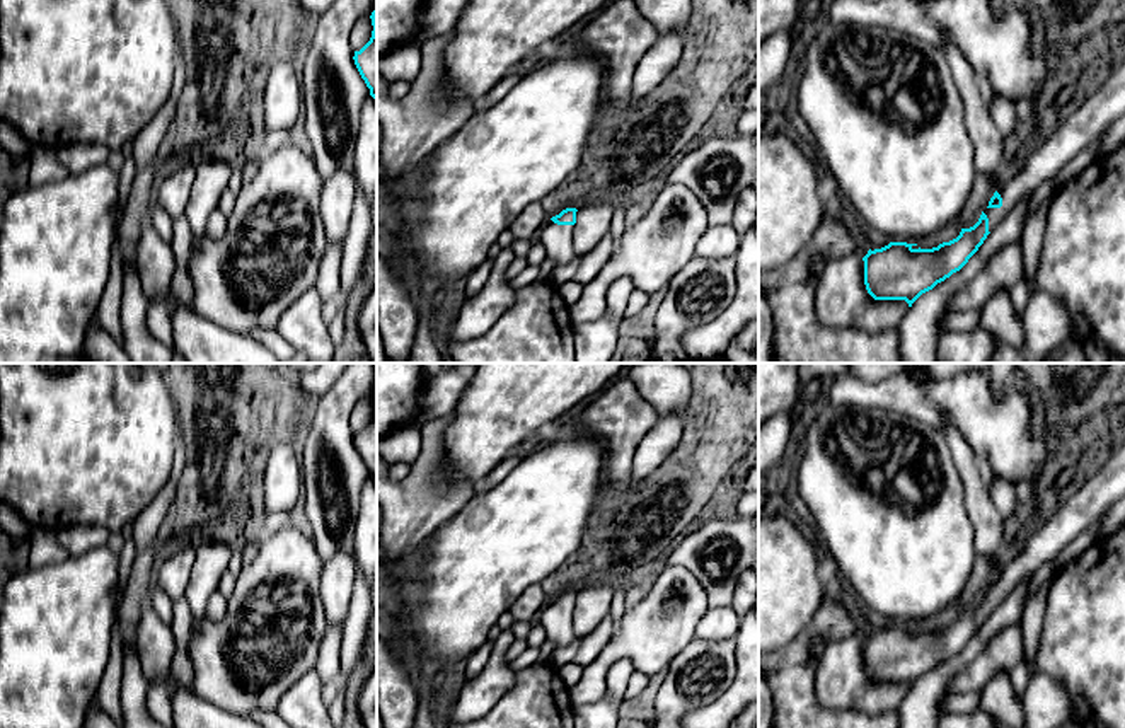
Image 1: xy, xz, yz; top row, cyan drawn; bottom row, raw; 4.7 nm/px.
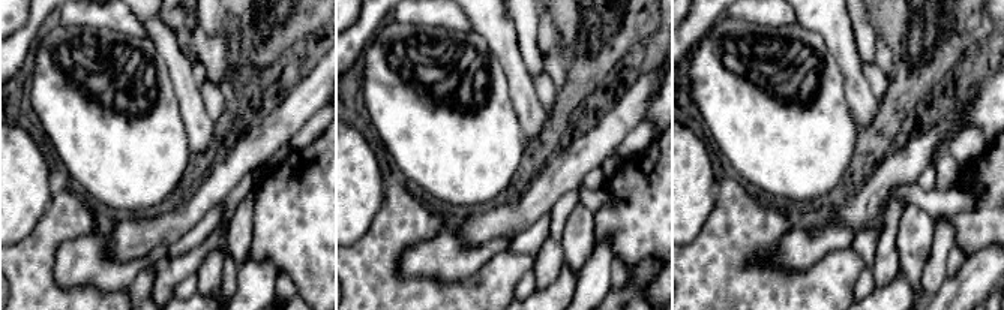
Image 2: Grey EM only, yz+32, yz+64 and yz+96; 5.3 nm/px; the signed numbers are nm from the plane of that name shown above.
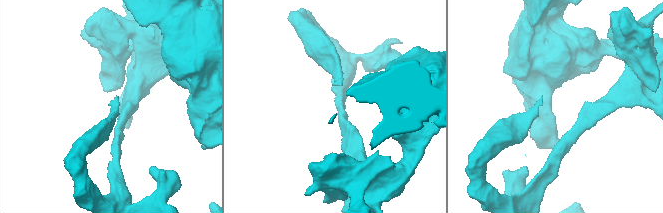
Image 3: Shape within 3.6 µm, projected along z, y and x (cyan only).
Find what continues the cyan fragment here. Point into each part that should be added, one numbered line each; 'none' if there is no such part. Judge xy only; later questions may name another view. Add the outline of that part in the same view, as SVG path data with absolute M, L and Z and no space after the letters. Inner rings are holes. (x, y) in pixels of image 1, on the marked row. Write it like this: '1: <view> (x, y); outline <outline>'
none

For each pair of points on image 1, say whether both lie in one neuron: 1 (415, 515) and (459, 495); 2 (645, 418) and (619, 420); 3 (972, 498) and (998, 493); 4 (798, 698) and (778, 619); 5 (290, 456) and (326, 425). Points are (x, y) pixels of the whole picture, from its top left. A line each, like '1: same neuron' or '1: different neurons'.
1: same neuron
2: same neuron
3: different neurons
4: different neurons
5: different neurons

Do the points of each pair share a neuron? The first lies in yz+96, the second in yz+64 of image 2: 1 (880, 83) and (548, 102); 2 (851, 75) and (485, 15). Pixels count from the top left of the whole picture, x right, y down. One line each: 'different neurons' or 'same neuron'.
1: same neuron
2: same neuron

